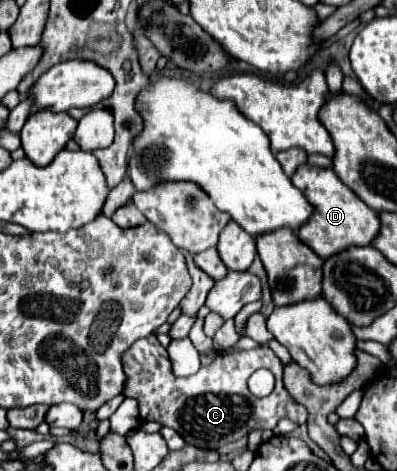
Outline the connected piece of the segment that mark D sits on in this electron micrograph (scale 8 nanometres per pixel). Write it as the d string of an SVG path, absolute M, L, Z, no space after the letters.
M301 164L299 172L291 176L291 182L305 194L305 198L313 206L311 218L307 220L307 224L303 224L303 228L299 228L297 234L309 248L317 252L319 258L327 260L329 256L345 250L351 244L367 246L377 236L379 232L377 212L371 210L363 200L359 200L355 192L351 192L331 168Z

